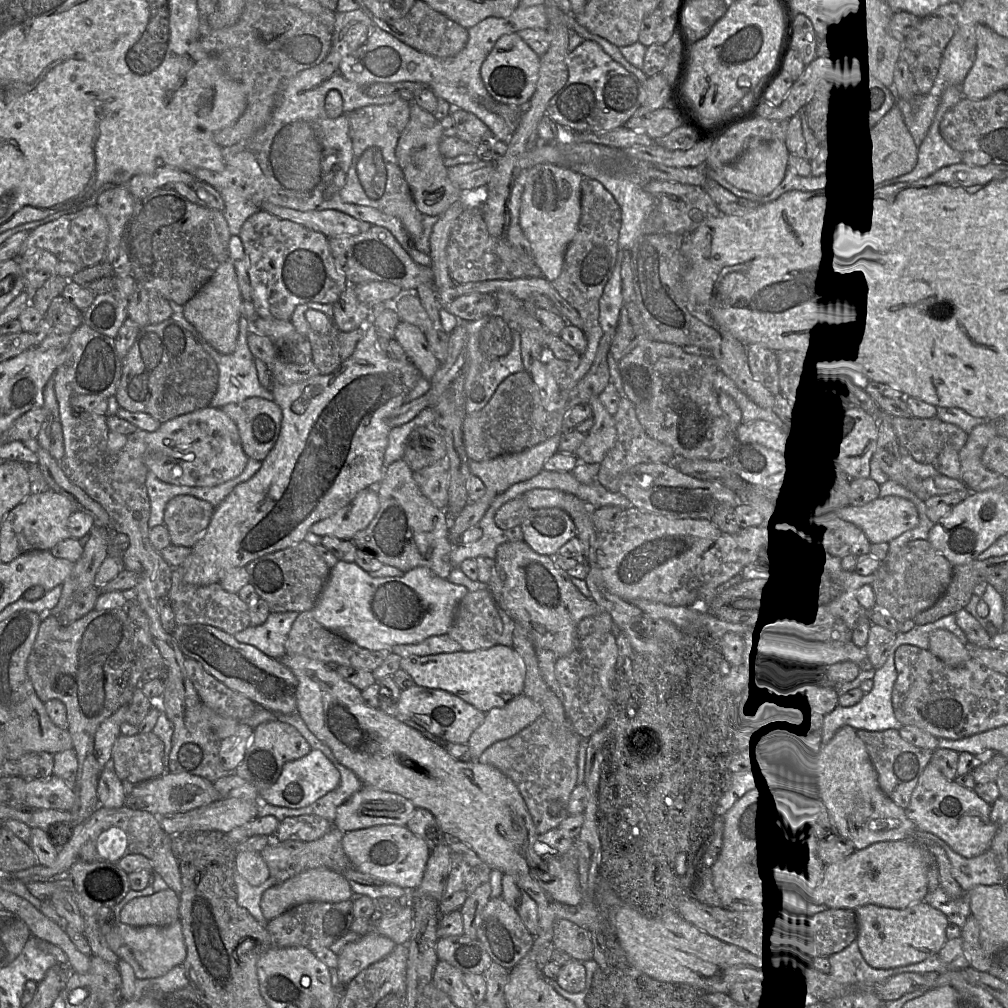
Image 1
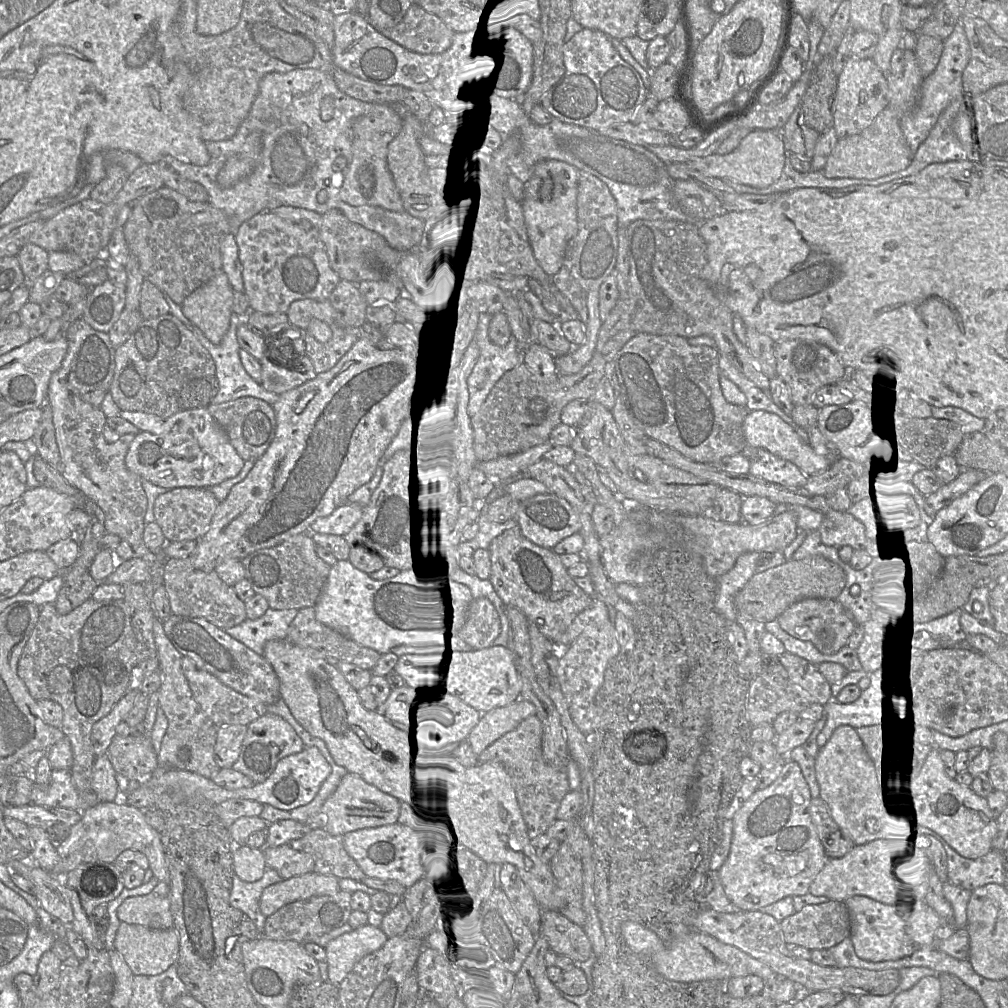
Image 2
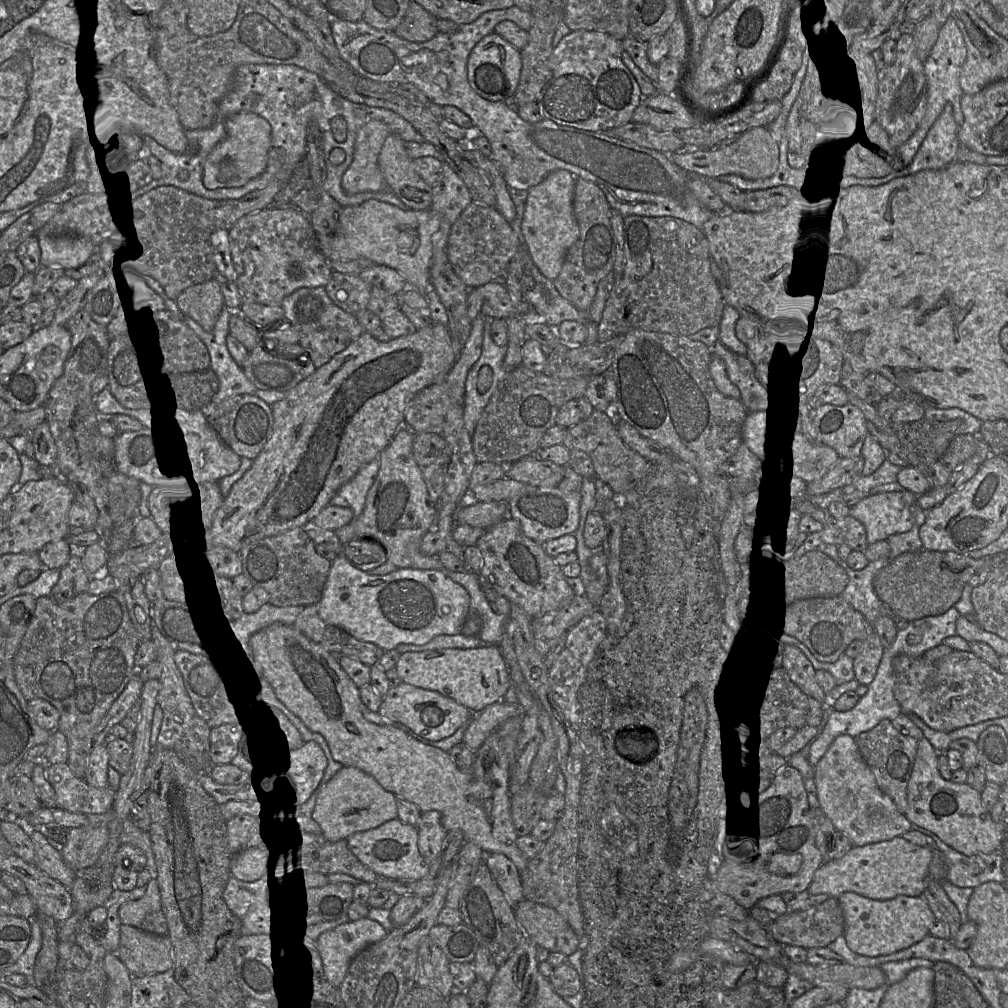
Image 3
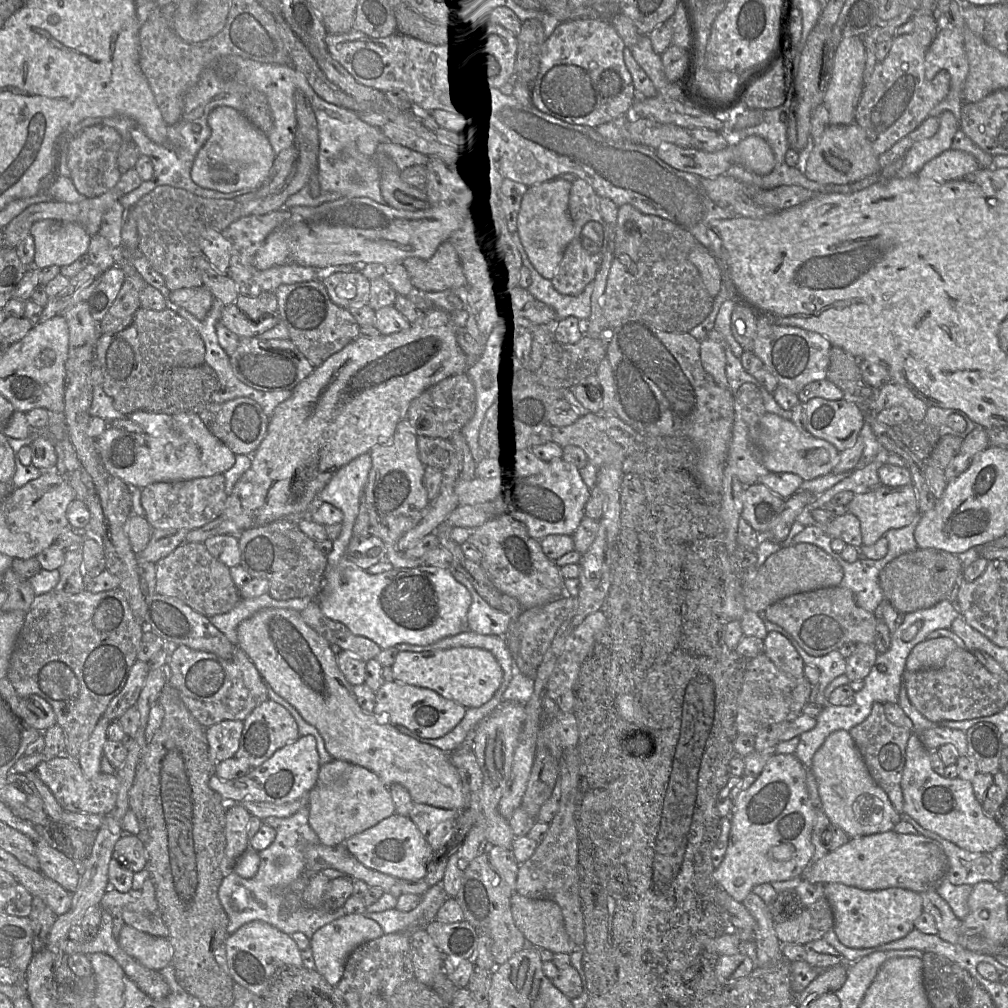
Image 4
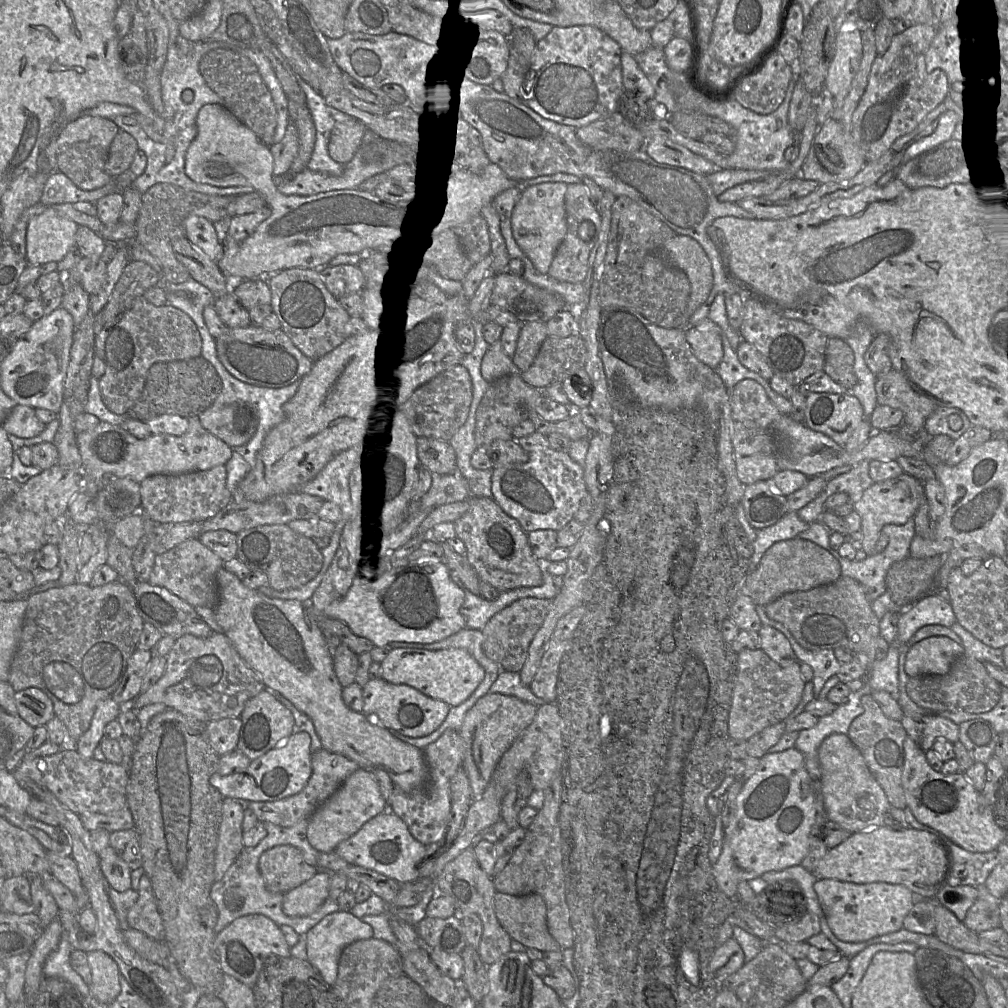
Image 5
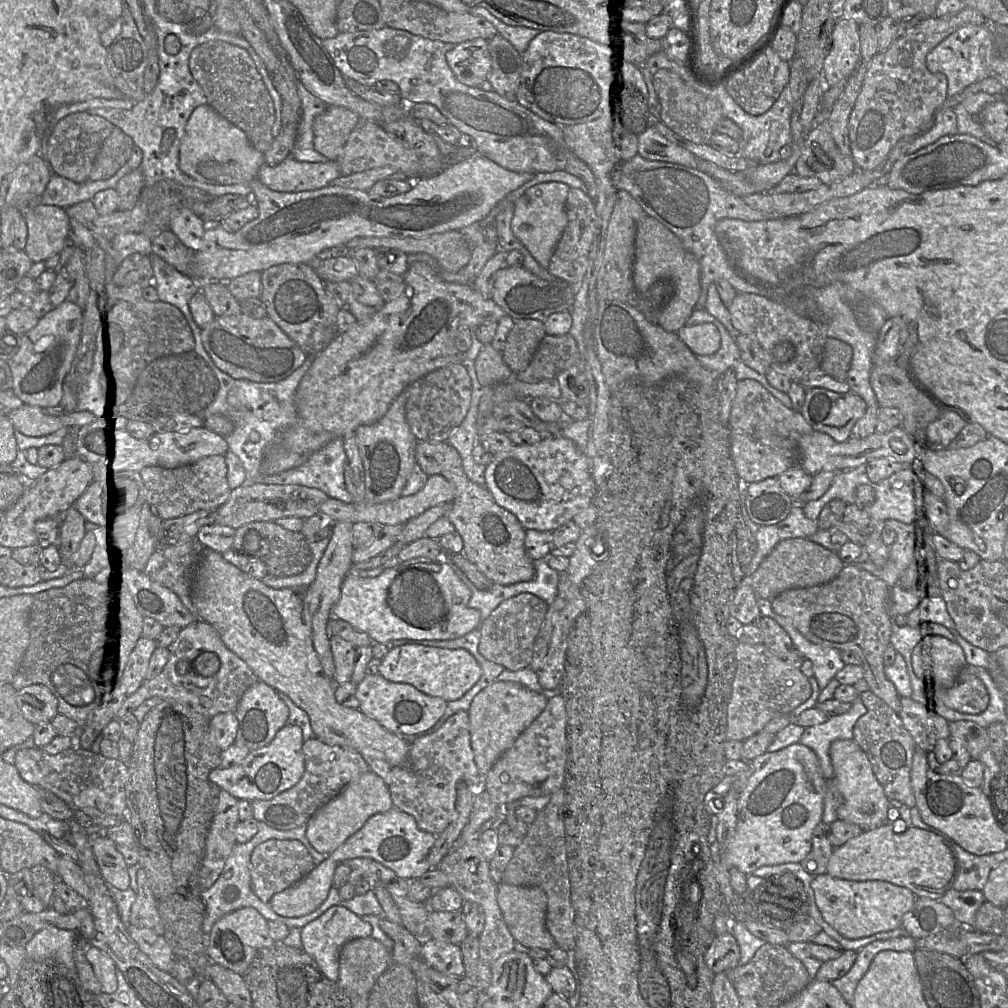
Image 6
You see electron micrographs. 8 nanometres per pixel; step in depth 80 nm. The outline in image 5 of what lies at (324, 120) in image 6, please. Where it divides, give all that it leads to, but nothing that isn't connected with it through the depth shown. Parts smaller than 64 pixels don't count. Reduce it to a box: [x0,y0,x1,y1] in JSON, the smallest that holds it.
[328,116,365,164]

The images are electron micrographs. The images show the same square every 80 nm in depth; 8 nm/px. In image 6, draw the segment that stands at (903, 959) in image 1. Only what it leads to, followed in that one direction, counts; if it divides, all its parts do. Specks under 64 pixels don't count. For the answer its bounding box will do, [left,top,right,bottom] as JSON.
[811,873,916,939]

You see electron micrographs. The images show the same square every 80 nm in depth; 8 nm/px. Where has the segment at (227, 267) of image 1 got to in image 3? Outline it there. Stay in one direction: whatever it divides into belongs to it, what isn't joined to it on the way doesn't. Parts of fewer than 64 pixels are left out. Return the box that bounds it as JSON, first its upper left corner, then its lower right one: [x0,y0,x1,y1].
[176,278,224,331]

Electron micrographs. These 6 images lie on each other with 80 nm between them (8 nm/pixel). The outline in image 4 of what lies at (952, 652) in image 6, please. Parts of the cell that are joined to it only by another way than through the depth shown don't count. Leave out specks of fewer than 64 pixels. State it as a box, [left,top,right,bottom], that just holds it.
[905,638,959,672]

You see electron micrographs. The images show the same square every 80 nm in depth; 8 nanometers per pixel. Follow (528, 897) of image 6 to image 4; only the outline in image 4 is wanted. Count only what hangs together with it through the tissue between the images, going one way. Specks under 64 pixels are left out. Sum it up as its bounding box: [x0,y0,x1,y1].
[510,893,576,954]

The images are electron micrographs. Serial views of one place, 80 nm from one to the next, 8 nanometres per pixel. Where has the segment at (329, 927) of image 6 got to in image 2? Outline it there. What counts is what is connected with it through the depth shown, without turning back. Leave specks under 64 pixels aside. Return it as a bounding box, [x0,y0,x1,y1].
[325,923,387,987]

